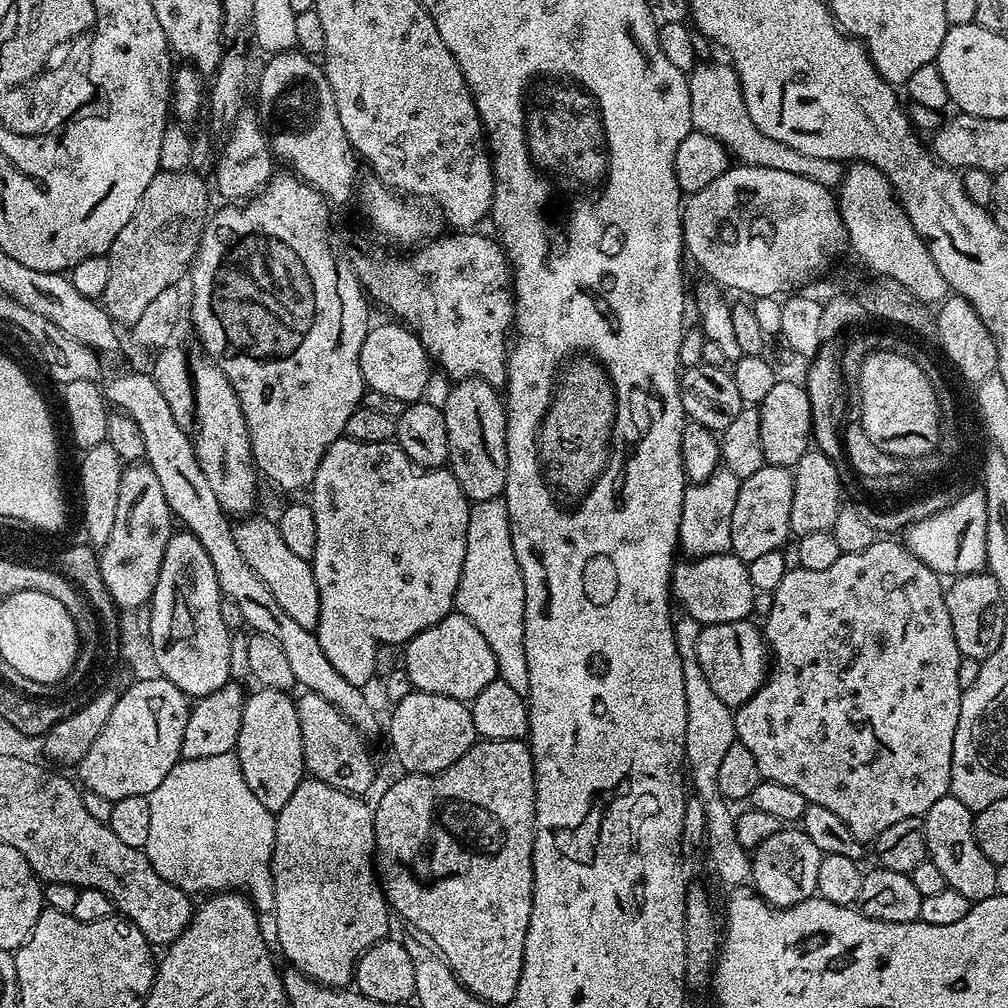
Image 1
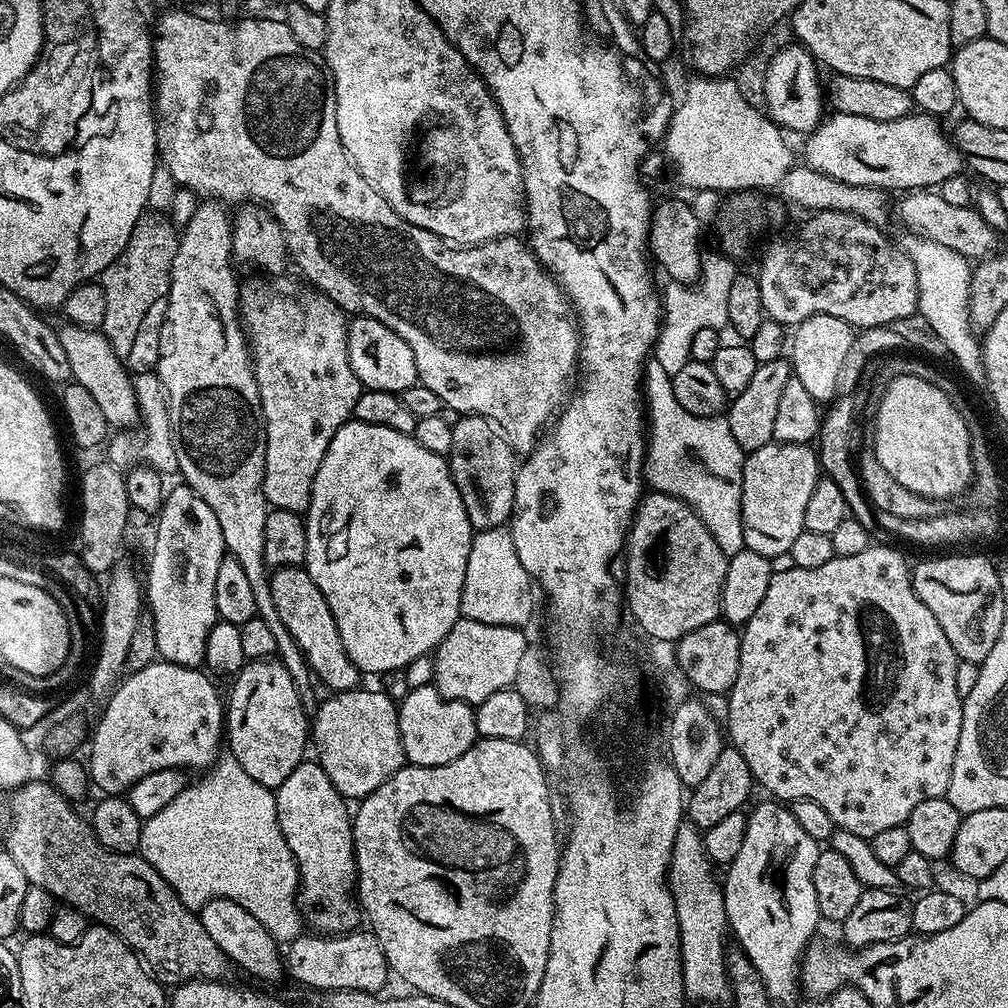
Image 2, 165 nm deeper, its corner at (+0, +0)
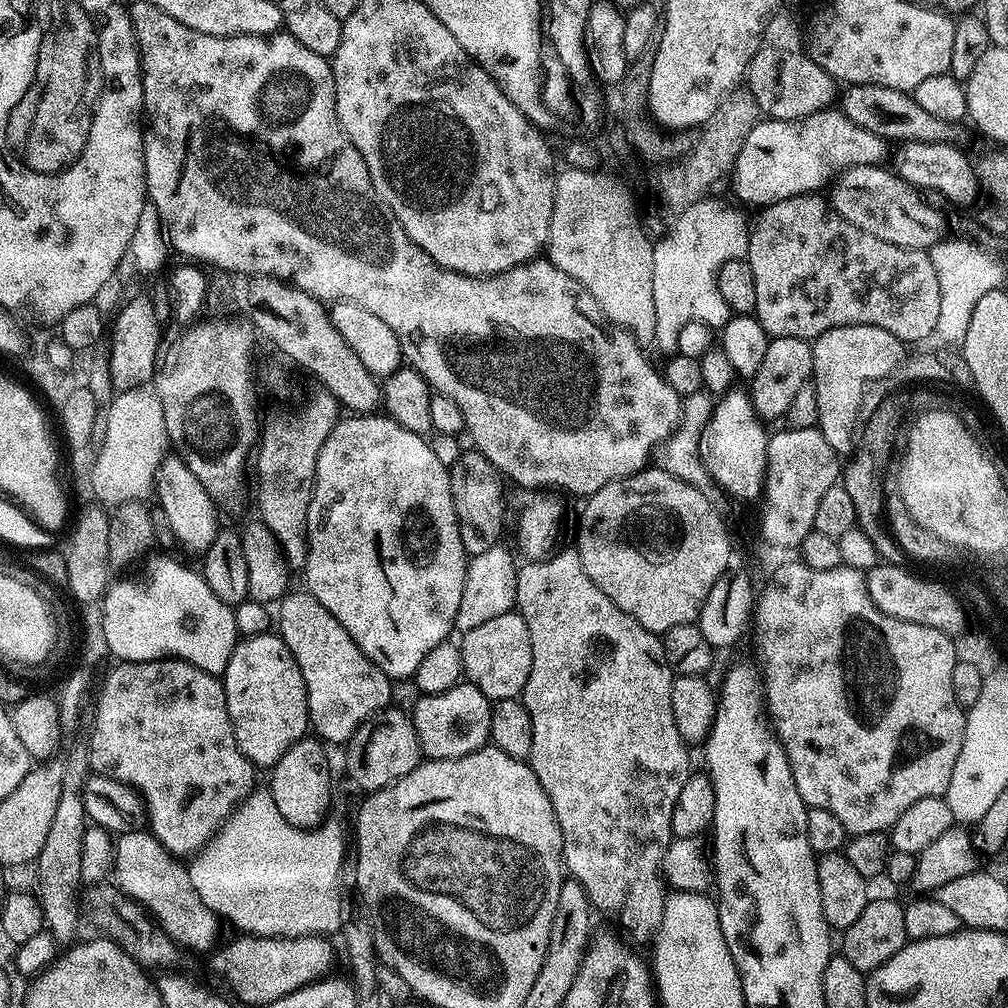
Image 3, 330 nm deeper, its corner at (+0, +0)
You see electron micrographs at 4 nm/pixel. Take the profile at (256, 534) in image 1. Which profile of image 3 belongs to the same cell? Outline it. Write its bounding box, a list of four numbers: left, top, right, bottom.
[278,591,392,745]

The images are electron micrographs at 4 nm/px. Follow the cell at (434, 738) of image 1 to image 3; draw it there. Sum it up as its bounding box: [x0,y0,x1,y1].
[410,682,492,760]

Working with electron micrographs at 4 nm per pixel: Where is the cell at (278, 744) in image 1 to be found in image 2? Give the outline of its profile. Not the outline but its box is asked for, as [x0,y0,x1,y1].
[226,658,310,790]

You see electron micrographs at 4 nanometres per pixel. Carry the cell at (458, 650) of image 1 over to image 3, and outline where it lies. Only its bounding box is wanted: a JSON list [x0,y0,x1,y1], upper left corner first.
[459,610,532,702]

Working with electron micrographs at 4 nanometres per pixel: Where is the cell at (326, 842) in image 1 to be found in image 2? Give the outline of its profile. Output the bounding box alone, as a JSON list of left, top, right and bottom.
[275,758,358,934]

